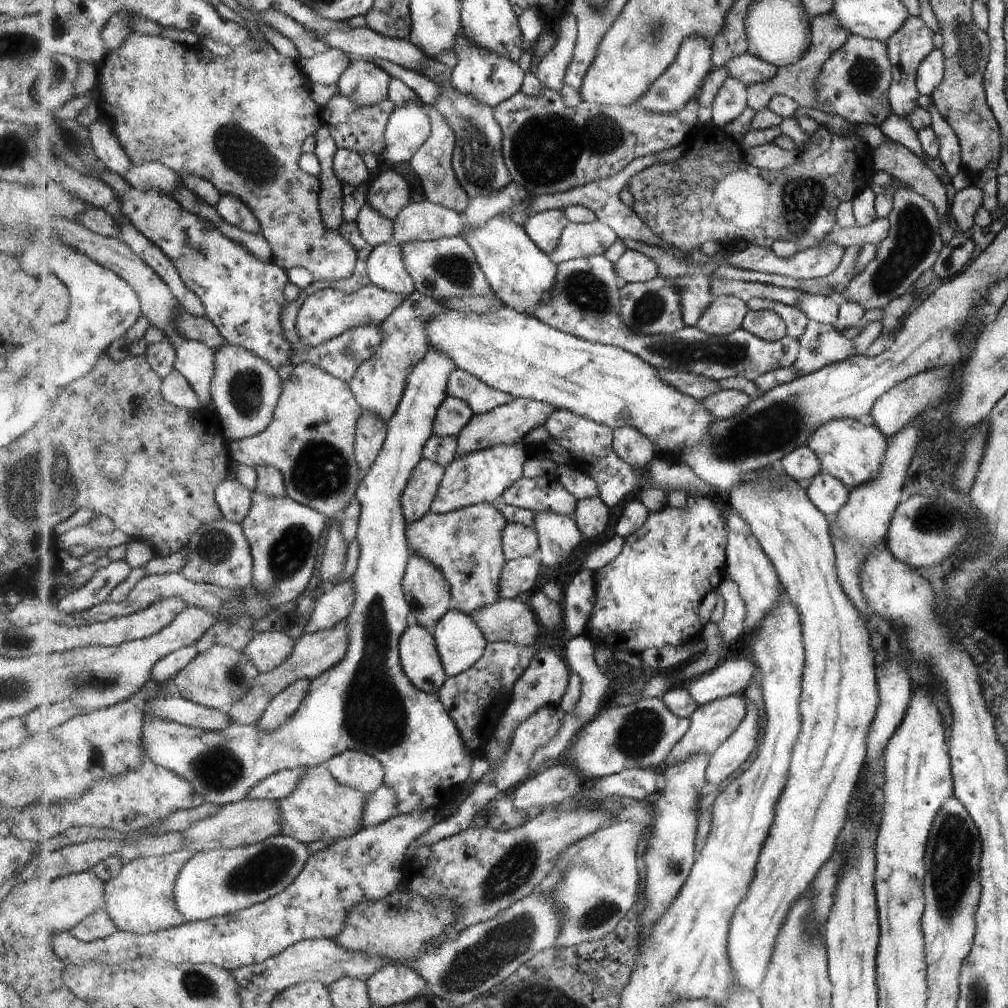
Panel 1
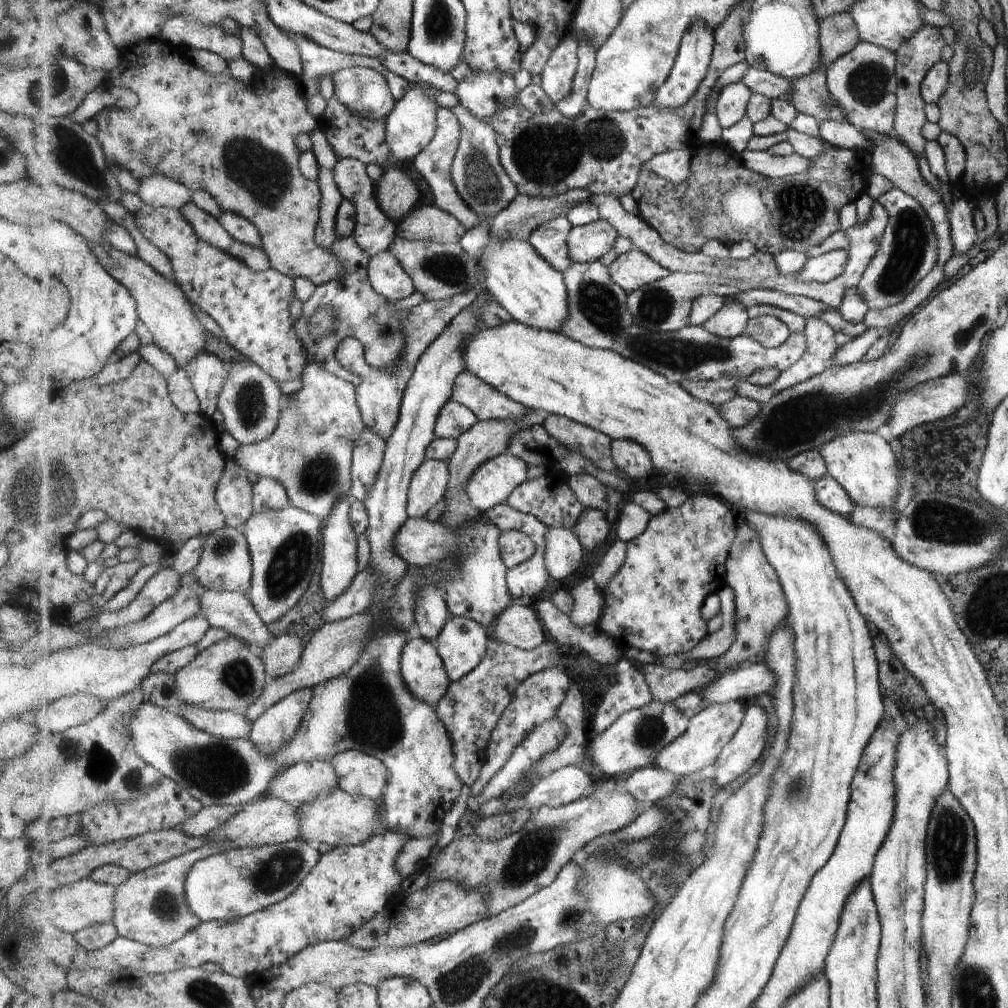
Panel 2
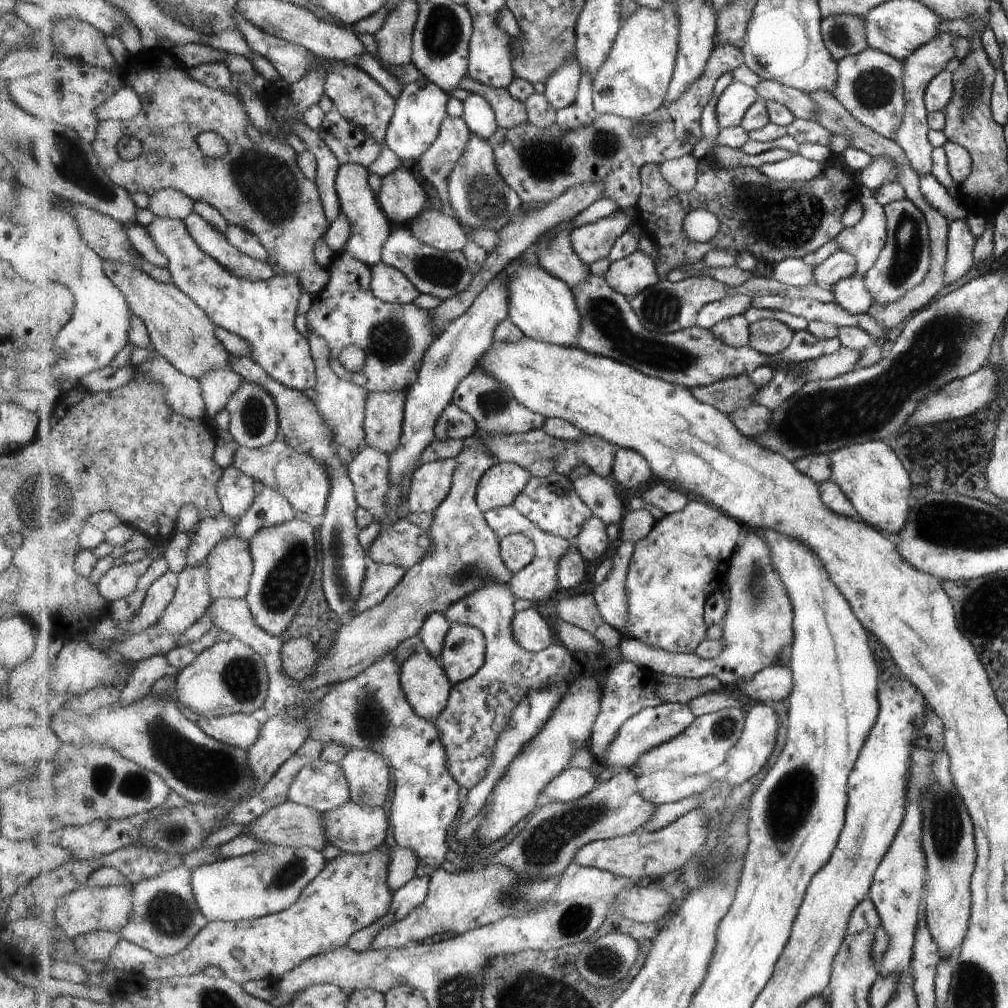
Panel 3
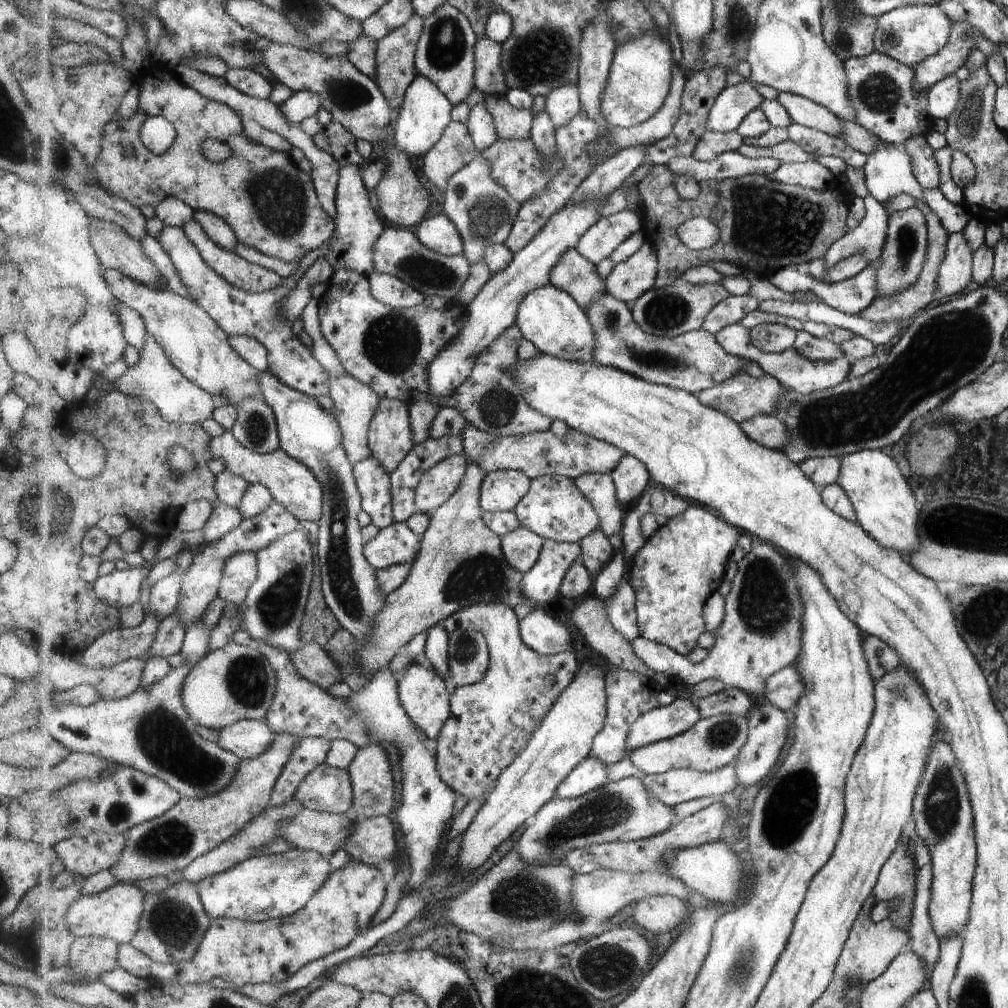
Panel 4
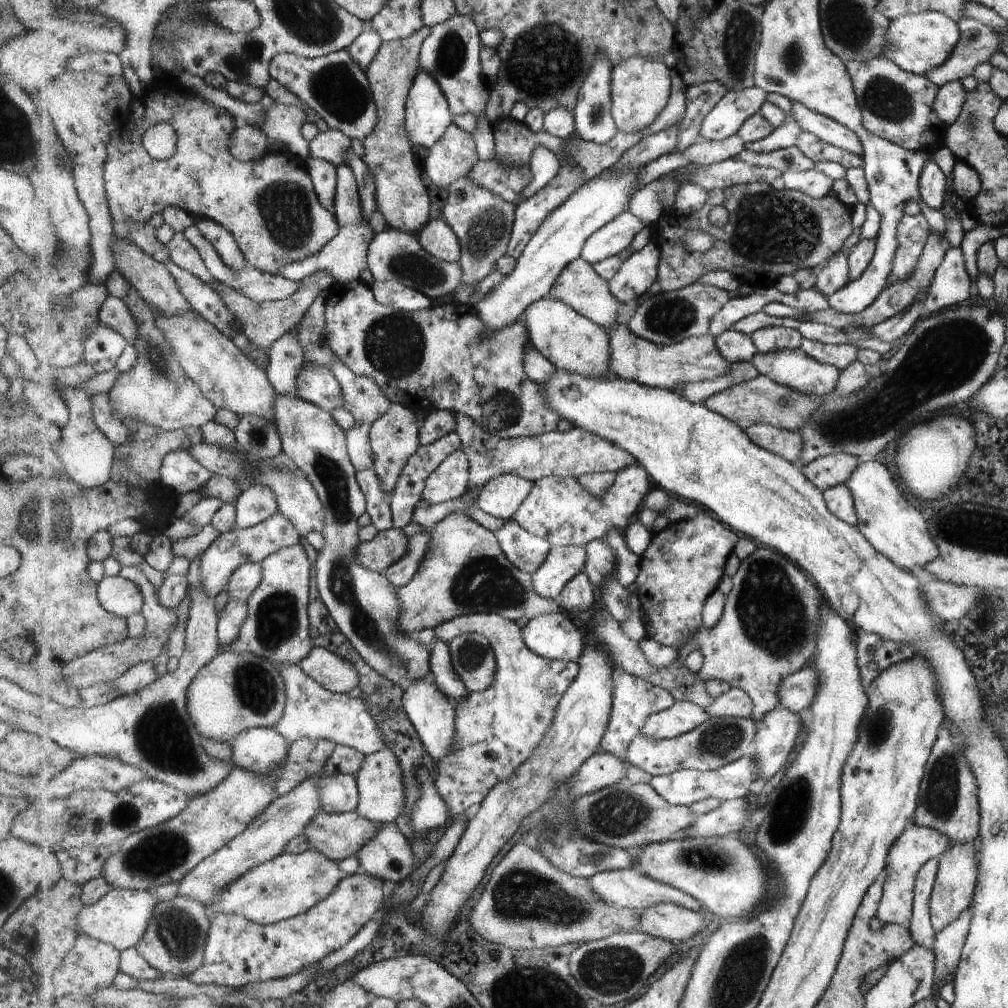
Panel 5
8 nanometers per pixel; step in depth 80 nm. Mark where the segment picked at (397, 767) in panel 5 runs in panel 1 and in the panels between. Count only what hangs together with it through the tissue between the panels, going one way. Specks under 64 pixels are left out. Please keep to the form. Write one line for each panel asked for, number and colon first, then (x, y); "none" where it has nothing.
1: (353, 768)
2: (359, 773)
3: (369, 777)
4: (372, 777)

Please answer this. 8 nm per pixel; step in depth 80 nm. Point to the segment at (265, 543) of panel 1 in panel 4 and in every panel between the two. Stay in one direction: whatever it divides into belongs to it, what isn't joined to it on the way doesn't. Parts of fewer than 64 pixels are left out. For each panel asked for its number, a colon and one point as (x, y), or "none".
2: (285, 546)
3: (285, 557)
4: (274, 609)

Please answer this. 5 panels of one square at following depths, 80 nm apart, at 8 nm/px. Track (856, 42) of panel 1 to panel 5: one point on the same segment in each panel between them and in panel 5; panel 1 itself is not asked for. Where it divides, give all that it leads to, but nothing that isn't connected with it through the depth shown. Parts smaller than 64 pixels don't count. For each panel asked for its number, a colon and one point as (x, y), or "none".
2: (862, 81)
3: (868, 84)
4: (879, 89)
5: (897, 106)

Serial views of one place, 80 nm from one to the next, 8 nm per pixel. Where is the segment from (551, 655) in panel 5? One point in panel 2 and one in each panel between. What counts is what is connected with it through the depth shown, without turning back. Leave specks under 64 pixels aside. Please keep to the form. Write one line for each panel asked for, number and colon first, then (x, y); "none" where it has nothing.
2: (520, 626)
3: (533, 632)
4: (545, 634)

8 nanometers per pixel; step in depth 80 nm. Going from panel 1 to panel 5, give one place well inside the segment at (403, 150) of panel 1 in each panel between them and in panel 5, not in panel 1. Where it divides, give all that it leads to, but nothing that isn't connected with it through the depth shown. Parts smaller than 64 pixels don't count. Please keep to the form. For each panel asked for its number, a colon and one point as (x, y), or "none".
2: (410, 128)
3: (422, 107)
4: (426, 113)
5: (428, 116)

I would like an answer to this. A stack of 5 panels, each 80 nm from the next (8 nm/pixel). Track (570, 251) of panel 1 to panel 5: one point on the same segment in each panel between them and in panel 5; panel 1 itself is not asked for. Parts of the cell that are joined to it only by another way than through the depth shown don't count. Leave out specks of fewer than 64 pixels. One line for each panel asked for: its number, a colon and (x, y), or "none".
2: (588, 243)
3: (593, 242)
4: (598, 243)
5: (611, 239)

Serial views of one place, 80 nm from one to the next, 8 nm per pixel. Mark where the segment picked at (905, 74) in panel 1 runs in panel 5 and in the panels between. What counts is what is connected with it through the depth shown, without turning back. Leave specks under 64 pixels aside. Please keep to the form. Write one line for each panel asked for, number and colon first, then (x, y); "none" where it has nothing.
2: (916, 54)
3: (929, 60)
4: (961, 43)
5: (977, 43)

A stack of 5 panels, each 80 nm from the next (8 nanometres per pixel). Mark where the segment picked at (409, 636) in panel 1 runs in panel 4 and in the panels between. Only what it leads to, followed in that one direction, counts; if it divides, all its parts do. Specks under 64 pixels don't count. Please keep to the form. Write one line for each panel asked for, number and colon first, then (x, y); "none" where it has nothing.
2: (423, 669)
3: (426, 685)
4: (424, 694)

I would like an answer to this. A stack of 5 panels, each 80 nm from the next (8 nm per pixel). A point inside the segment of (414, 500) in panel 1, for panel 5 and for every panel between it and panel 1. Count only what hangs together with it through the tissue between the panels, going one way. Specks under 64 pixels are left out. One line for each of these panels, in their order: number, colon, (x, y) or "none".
2: (429, 486)
3: (431, 483)
4: (438, 484)
5: (451, 481)

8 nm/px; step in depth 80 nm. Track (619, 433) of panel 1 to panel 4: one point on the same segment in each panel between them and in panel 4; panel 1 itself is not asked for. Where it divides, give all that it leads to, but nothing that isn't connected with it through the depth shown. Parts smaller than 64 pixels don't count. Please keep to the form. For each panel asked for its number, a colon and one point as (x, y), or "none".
2: (634, 460)
3: (631, 469)
4: (631, 478)

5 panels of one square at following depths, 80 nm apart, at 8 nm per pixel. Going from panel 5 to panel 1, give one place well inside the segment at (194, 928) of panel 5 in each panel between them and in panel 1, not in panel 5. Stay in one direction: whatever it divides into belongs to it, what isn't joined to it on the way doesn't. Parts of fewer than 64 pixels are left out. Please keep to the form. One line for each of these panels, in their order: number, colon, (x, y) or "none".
1: (141, 899)
2: (151, 907)
3: (166, 919)
4: (174, 923)

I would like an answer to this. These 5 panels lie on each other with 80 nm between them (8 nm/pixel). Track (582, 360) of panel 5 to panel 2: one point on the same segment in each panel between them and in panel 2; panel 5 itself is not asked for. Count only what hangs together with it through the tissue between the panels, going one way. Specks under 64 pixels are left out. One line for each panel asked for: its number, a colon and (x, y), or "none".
2: (534, 292)
3: (543, 307)
4: (550, 318)

